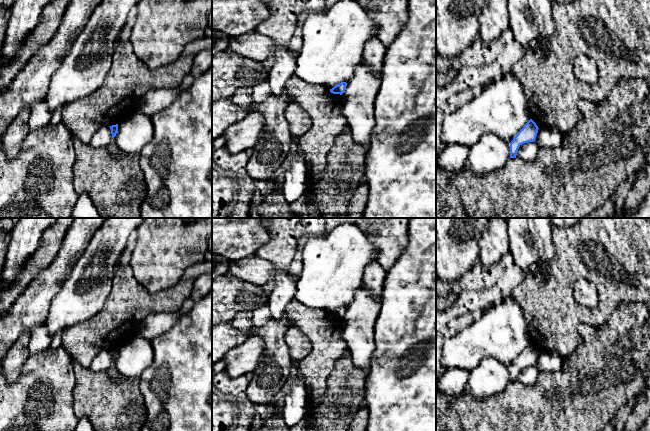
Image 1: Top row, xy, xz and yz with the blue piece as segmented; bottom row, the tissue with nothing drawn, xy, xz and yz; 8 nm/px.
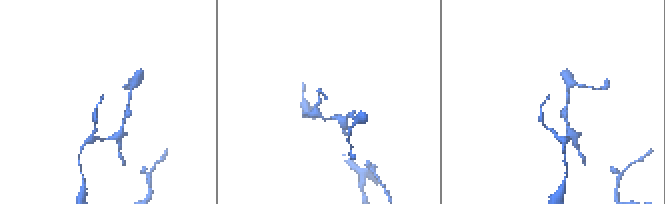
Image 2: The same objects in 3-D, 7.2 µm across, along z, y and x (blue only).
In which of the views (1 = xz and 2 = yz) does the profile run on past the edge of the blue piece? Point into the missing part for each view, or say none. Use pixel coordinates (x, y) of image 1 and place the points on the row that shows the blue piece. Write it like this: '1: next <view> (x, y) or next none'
1: next none
2: next none

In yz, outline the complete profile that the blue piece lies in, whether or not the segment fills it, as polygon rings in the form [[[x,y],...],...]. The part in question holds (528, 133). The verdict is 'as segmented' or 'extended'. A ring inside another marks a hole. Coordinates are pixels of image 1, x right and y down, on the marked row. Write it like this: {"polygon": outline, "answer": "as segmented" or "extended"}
{"polygon": [[[532,119],[524,125],[510,143],[510,158],[516,158],[517,151],[522,144],[535,141],[538,129]]], "answer": "as segmented"}

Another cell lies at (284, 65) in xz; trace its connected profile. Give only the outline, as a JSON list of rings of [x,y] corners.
[[[276,45],[273,55],[273,65],[269,68],[268,83],[275,96],[281,96],[286,82],[294,75],[296,69],[296,55],[287,47]]]

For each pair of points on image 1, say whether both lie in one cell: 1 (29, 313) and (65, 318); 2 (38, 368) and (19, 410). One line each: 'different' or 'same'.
1: different
2: same

